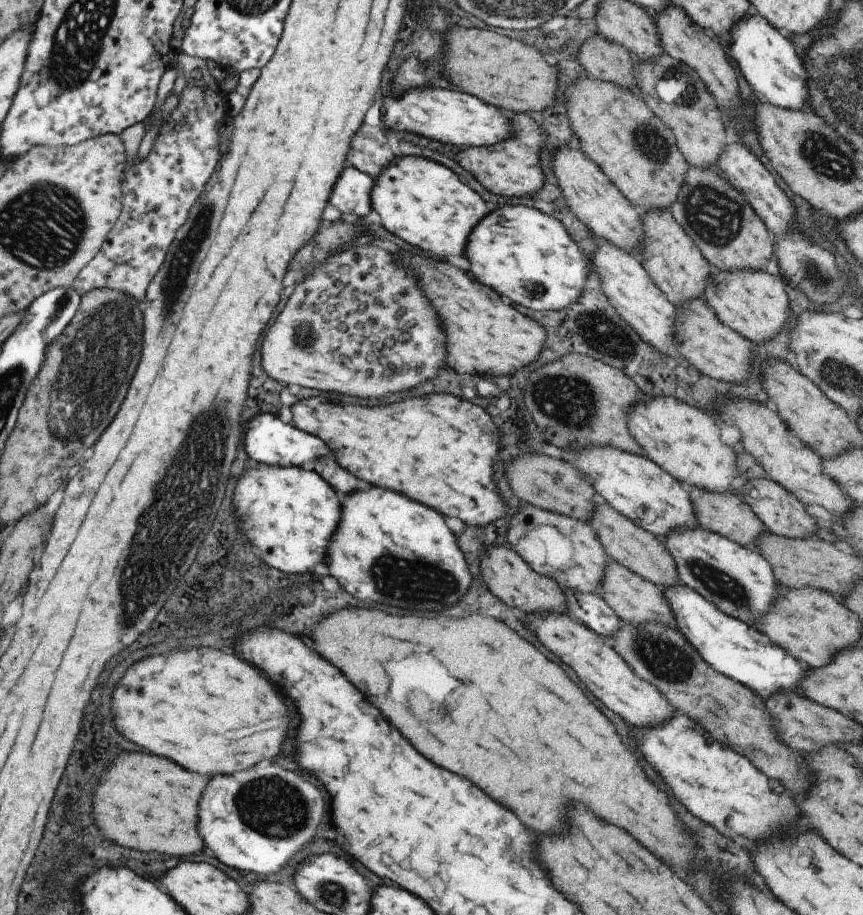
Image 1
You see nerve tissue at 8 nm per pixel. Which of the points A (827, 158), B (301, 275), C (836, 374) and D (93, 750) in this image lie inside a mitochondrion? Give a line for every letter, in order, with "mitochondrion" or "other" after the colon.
A: mitochondrion
B: mitochondrion
C: mitochondrion
D: other

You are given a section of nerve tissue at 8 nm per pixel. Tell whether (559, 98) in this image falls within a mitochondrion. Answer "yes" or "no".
no

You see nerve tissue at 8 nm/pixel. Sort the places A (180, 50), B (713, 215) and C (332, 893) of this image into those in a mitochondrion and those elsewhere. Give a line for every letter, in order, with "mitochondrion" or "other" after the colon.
A: other
B: mitochondrion
C: mitochondrion

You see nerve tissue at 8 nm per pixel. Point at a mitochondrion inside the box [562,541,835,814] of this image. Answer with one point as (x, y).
(663, 657)

